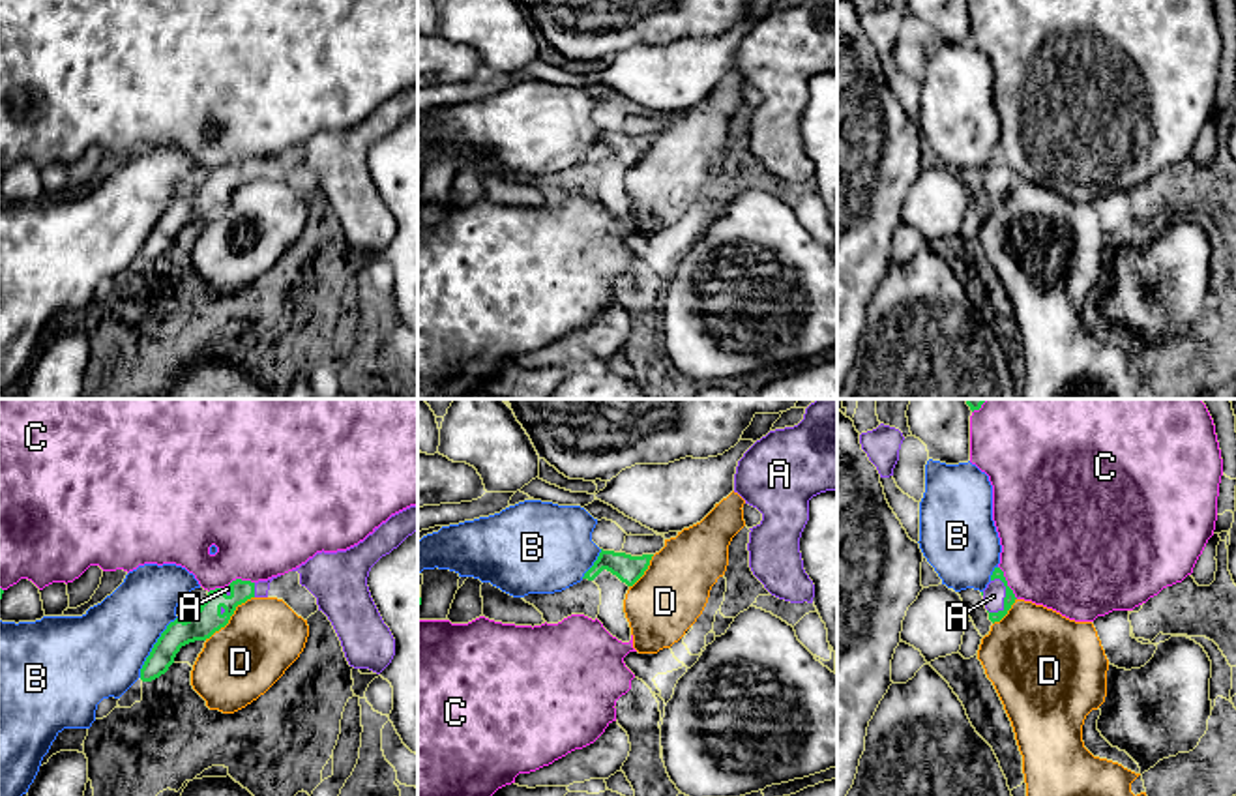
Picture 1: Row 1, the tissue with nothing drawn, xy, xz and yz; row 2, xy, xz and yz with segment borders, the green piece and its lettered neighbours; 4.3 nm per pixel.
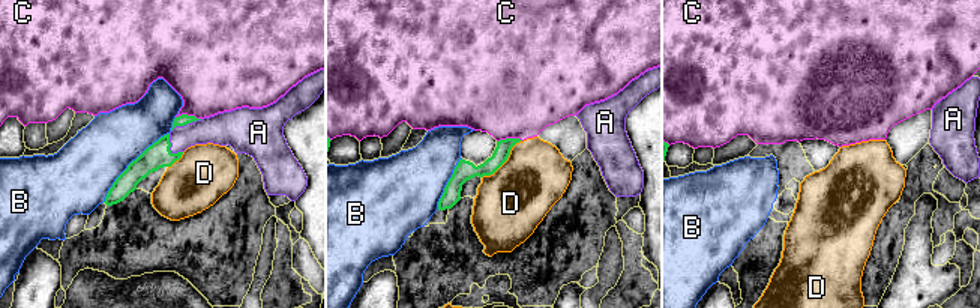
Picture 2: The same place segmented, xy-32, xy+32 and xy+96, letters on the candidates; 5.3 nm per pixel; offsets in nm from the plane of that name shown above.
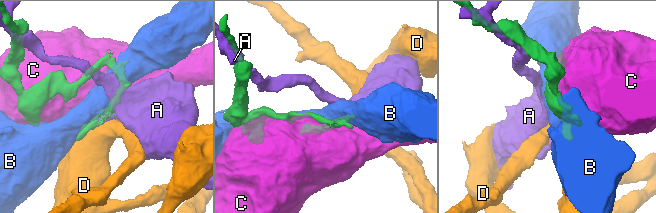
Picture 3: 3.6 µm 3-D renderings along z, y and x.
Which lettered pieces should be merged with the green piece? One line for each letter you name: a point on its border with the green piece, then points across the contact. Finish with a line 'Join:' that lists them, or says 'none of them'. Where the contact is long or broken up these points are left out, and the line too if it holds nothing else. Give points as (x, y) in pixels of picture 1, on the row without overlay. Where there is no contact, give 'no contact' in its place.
D: meets green in xy at (229, 199)
Join: D

